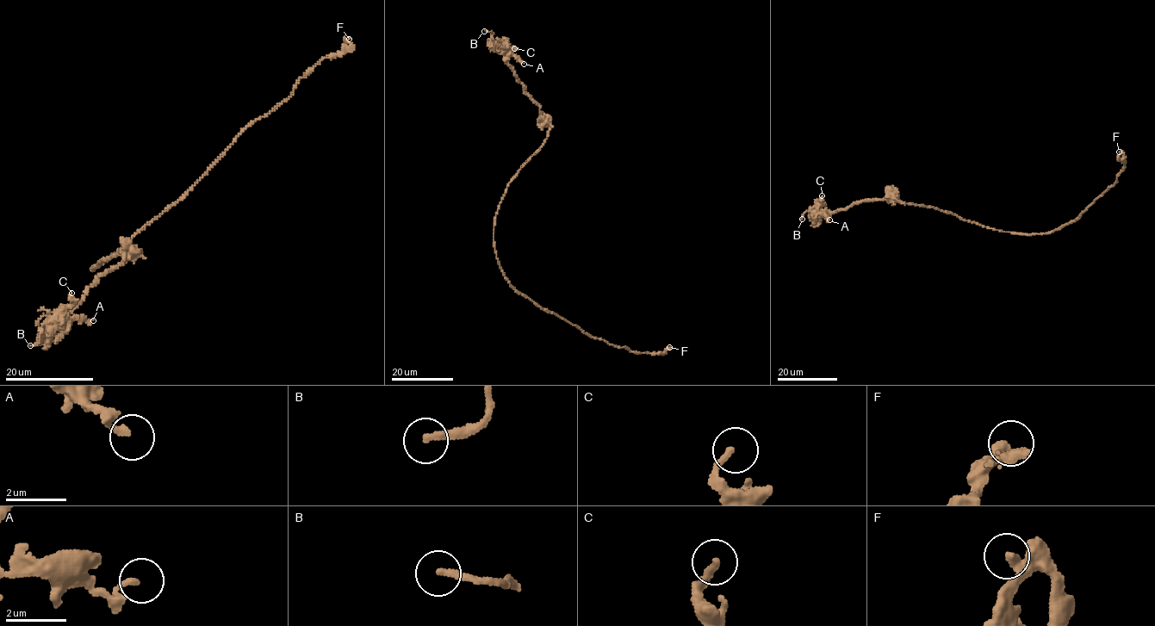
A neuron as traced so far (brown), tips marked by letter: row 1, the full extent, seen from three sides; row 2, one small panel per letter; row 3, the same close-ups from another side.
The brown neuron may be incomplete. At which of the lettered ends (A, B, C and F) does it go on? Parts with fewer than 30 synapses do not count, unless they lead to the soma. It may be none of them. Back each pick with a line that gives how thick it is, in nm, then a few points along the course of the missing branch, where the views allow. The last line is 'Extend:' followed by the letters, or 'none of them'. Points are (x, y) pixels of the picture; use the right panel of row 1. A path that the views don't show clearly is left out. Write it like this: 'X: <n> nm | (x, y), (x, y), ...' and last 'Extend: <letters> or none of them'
B: 240 nm | (802, 219), (799, 220), (804, 228), (811, 225), (813, 220), (811, 221), (792, 208), (790, 212)
Extend: B

